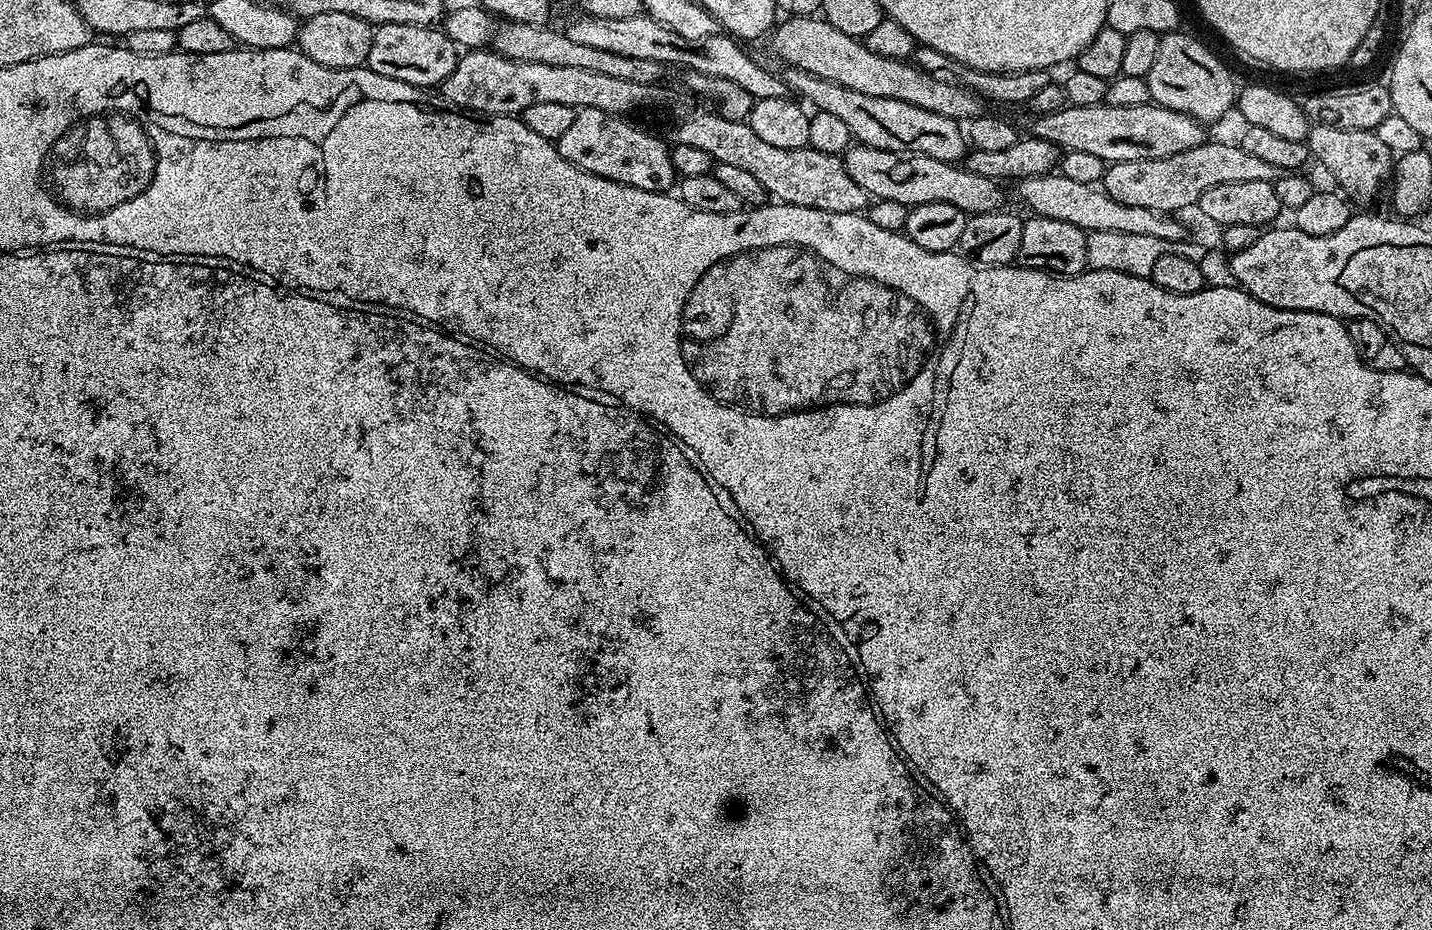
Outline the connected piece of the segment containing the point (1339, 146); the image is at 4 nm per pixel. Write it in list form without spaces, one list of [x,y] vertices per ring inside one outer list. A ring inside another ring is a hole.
[[[1313,123],[1308,129],[1306,141],[1313,161],[1317,160],[1336,179],[1335,187],[1353,205],[1368,204],[1380,191],[1385,191],[1394,172],[1394,153],[1376,137],[1375,132],[1366,130],[1342,130],[1338,126]]]

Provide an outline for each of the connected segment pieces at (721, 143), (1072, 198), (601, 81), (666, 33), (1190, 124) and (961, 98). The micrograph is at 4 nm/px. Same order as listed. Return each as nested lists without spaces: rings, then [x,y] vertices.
[[[699,106],[693,109],[677,122],[672,132],[673,145],[695,146],[698,150],[706,150],[716,164],[739,166],[754,174],[754,178],[762,182],[765,193],[781,204],[806,206],[834,214],[860,214],[867,209],[870,203],[868,192],[862,190],[862,186],[858,186],[850,174],[846,174],[846,166],[840,156],[822,154],[822,150],[810,147],[782,149],[770,146],[754,134],[748,122],[722,118]]]
[[[1059,174],[1026,177],[1019,181],[1020,196],[1031,213],[1046,218],[1058,218],[1058,222],[1070,222],[1078,226],[1085,234],[1098,230],[1118,230],[1118,234],[1147,234],[1150,237],[1162,238],[1166,241],[1184,240],[1186,233],[1179,224],[1179,219],[1171,215],[1146,210],[1146,206],[1125,206],[1122,202],[1114,202],[1105,194],[1103,187],[1073,182],[1070,178]]]
[[[468,50],[457,59],[454,74],[446,78],[442,85],[443,99],[449,105],[472,114],[483,114],[485,117],[516,116],[526,110],[526,106],[535,106],[542,102],[562,102],[562,106],[570,106],[577,110],[582,108],[600,109],[606,113],[629,115],[630,111],[645,108],[648,112],[656,112],[660,108],[662,96],[655,92],[655,84],[643,84],[614,78],[596,71],[571,66],[546,66],[546,62],[522,62],[504,56],[495,50]]]
[[[585,13],[576,15],[578,16],[564,26],[564,31],[567,37],[577,44],[612,51],[630,58],[658,61],[661,66],[678,64],[689,71],[727,78],[738,82],[738,86],[746,90],[754,100],[785,98],[789,95],[790,89],[783,77],[760,66],[741,49],[741,43],[727,33],[717,32],[708,35],[706,39],[690,39],[675,34],[674,30],[656,22],[645,13],[624,19],[594,18]]]
[[[1151,102],[1142,106],[1110,106],[1095,104],[1094,106],[1067,106],[1058,109],[1054,114],[1036,116],[1033,119],[1031,135],[1046,142],[1056,144],[1064,152],[1083,150],[1085,154],[1094,154],[1106,162],[1126,162],[1142,158],[1166,158],[1170,154],[1180,154],[1182,150],[1190,150],[1194,146],[1205,143],[1206,128],[1195,116],[1187,116],[1178,110],[1164,108],[1161,104]]]
[[[819,15],[788,16],[781,19],[770,33],[772,48],[776,56],[789,68],[801,68],[818,78],[826,78],[828,82],[838,82],[838,86],[846,86],[850,90],[859,90],[861,94],[870,94],[870,98],[898,98],[898,102],[910,102],[914,106],[922,106],[924,110],[934,110],[936,114],[942,114],[946,118],[957,122],[967,122],[973,116],[979,116],[982,112],[982,101],[975,92],[961,88],[959,83],[948,78],[917,68],[915,63],[908,60],[895,60],[894,58],[882,58],[882,54],[874,54],[865,46],[863,39],[842,34],[838,26],[830,26],[830,22]]]

